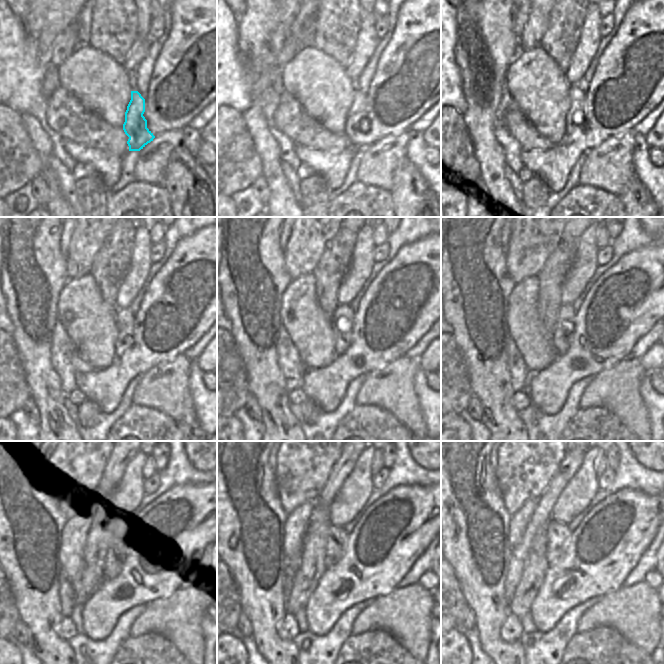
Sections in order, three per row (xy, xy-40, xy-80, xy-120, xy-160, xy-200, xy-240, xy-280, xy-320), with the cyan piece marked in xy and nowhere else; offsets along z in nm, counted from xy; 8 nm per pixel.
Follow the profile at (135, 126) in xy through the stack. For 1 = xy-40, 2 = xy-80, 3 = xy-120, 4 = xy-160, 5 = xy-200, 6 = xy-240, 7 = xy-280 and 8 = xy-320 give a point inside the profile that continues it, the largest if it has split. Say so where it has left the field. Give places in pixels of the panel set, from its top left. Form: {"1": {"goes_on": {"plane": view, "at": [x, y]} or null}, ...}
{"1": {"goes_on": {"plane": "xy-40", "at": [356, 120]}}, "2": {"goes_on": {"plane": "xy-80", "at": [577, 96]}}, "3": {"goes_on": {"plane": "xy-120", "at": [125, 318]}}, "4": {"goes_on": {"plane": "xy-160", "at": [342, 319]}}, "5": {"goes_on": {"plane": "xy-200", "at": [564, 327]}}, "6": {"goes_on": {"plane": "xy-240", "at": [116, 537]}}, "7": {"goes_on": {"plane": "xy-280", "at": [337, 538]}}, "8": {"goes_on": {"plane": "xy-320", "at": [558, 534]}}}

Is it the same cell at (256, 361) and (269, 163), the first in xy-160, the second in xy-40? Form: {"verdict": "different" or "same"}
{"verdict": "same"}

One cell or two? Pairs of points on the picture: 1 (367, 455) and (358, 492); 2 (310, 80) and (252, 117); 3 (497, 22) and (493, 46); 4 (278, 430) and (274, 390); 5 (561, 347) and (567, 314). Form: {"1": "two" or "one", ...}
{"1": "one", "2": "two", "3": "one", "4": "one", "5": "one"}

